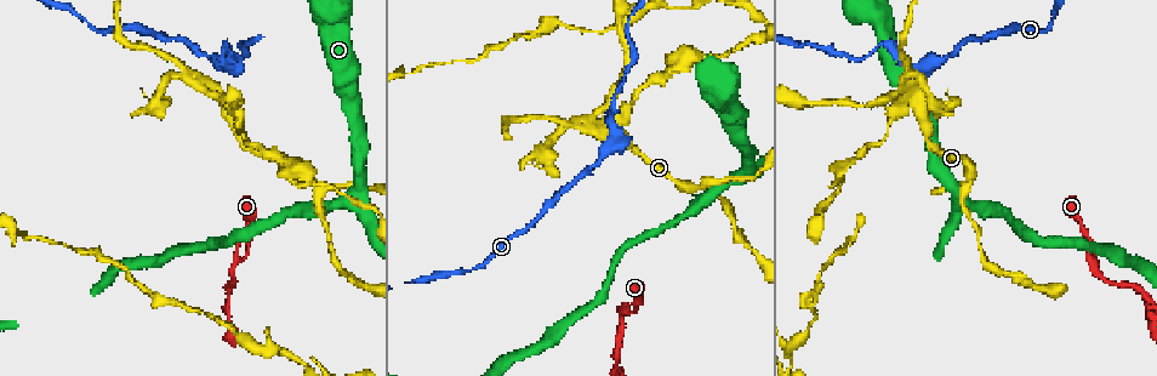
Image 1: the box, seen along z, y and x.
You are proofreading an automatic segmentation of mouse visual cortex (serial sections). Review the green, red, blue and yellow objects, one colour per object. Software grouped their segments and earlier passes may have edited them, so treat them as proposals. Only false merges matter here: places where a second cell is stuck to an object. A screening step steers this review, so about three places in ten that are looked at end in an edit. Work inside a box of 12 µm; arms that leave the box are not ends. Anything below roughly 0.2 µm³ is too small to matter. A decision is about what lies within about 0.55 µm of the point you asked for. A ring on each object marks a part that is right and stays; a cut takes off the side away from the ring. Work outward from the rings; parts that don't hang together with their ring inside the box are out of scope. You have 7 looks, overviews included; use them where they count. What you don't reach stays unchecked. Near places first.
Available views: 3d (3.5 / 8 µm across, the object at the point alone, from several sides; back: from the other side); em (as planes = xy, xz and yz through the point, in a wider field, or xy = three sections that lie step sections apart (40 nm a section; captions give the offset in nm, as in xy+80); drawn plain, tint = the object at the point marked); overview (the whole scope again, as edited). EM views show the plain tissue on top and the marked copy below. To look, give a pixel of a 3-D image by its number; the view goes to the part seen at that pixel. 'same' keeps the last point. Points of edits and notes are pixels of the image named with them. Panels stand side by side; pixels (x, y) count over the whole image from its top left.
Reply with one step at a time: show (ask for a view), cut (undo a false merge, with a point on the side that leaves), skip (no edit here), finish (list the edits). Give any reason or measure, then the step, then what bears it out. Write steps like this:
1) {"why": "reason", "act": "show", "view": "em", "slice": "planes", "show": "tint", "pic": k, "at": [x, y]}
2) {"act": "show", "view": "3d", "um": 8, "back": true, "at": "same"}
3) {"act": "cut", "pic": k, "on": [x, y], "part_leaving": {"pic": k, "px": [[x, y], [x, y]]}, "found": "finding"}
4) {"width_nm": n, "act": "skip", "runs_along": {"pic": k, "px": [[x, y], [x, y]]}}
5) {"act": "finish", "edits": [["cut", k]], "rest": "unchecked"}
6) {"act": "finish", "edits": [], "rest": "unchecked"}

{"why": "sharp bend", "act": "show", "view": "3d", "um": 3.5, "pic": 1, "at": [614, 106]}

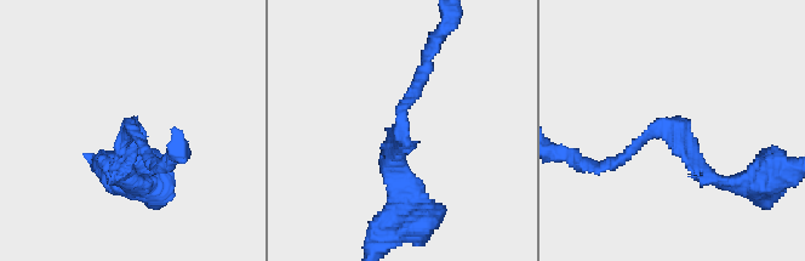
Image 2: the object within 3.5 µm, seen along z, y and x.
{"arm_widths_nm": [150, 200], "act": "show", "view": "em", "slice": "xy", "step": 1, "show": "tint", "pic": 2, "at": [402, 135]}

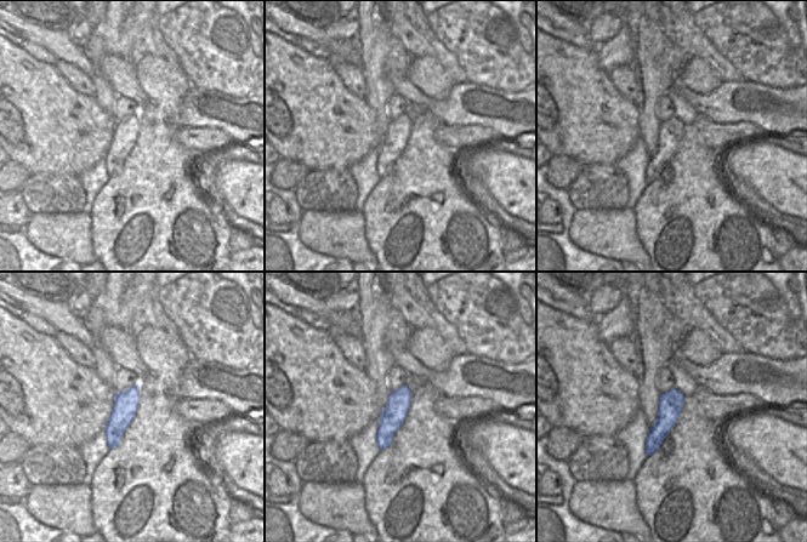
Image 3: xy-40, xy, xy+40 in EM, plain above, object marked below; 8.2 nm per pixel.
{"act": "skip", "runs_along": {"pic": 3, "px": [[675, 392], [666, 421], [648, 452]]}, "found": "one cell here"}

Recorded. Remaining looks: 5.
{"why": "thick turns thin", "act": "show", "view": "3d", "um": 8, "pic": 1, "at": [912, 100]}

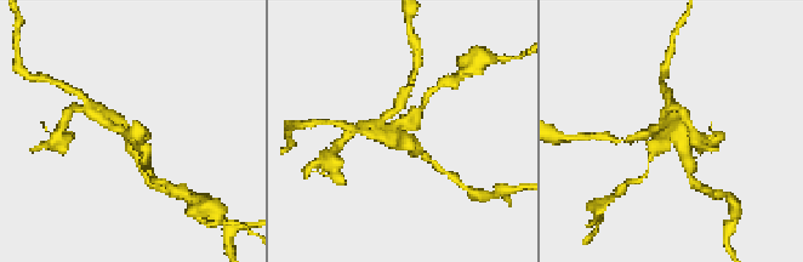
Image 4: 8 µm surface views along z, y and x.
{"arms": 4, "arm_widths_nm": [200, 250, 300, 400], "why": "need the tissue", "act": "show", "view": "em", "slice": "xy", "step": 1, "show": "tint", "pic": 4, "at": [675, 134]}

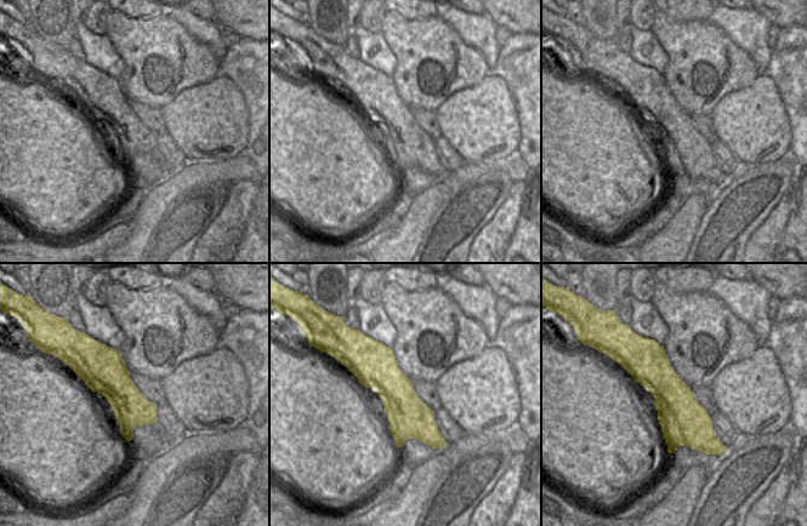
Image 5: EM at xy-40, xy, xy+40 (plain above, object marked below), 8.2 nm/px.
{"act": "cut", "pic": 4, "on": [649, 132], "found": "two cells meet here"}

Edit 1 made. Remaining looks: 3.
{"why": "sharp bend", "act": "show", "view": "3d", "um": 8, "pic": 1, "at": [246, 257]}

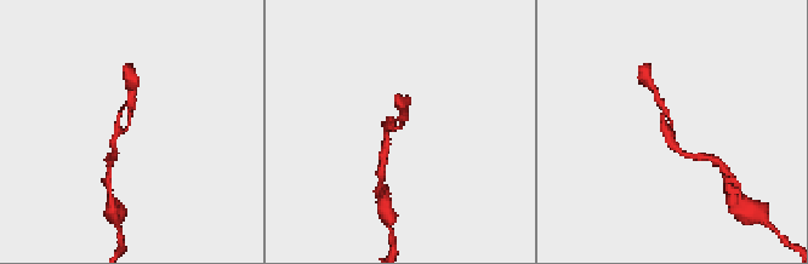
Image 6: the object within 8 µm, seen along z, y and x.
{"why": "now the EM", "act": "show", "view": "em", "slice": "xy", "step": 1, "show": "tint", "pic": 6, "at": [125, 127]}

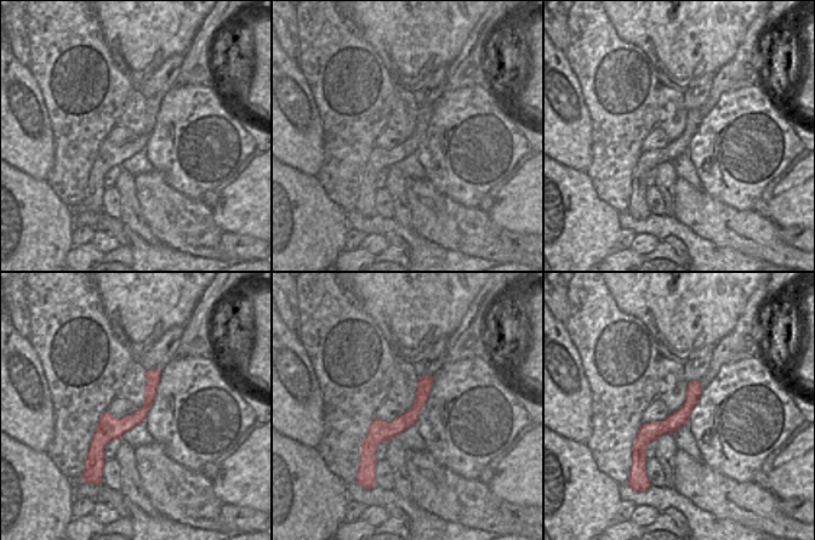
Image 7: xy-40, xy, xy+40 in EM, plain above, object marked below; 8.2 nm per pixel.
{"width_nm": 140, "act": "skip", "runs_along": {"pic": 7, "px": [[157, 371], [147, 405], [97, 444], [97, 458]]}, "found": "one cell here"}

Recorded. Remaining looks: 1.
{"act": "finish", "edits": [["cut", 4]], "rest": "unchecked"}

